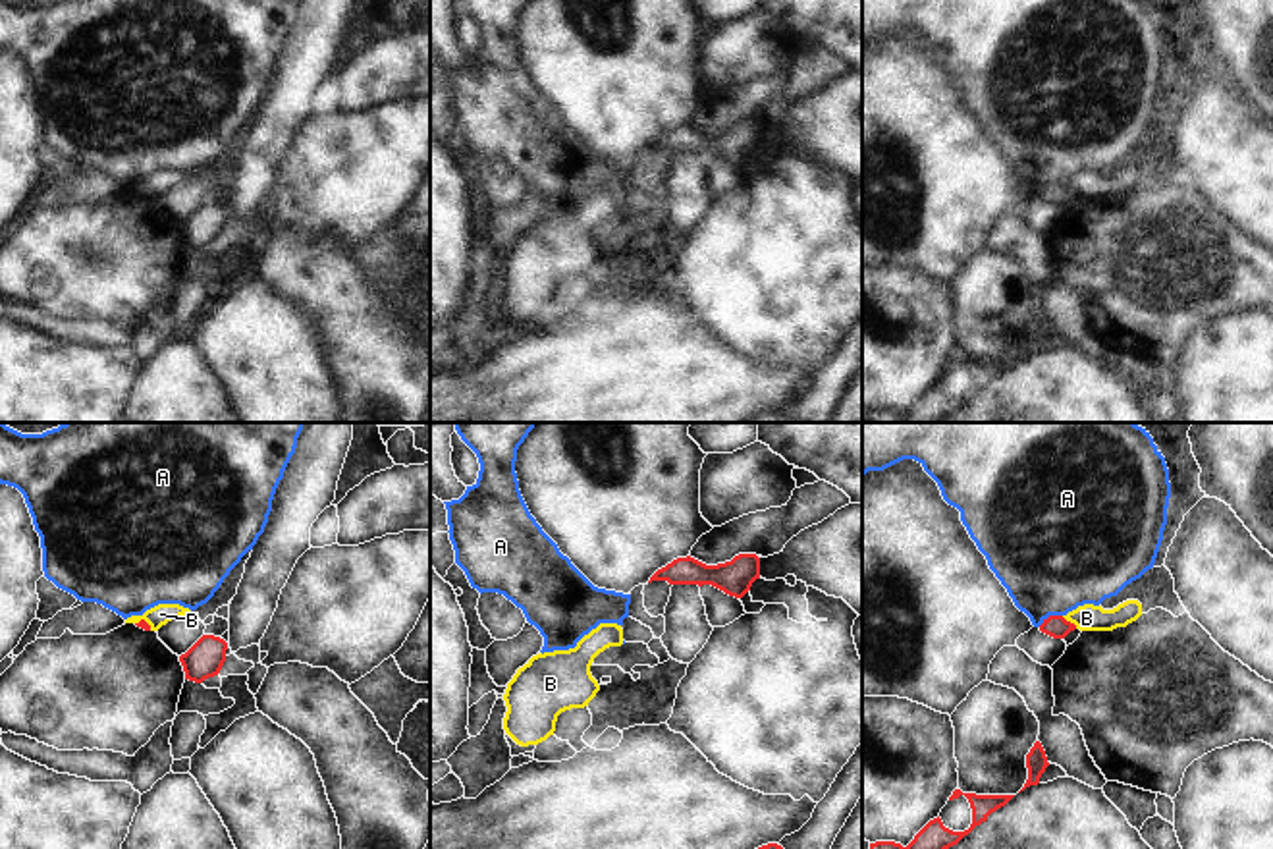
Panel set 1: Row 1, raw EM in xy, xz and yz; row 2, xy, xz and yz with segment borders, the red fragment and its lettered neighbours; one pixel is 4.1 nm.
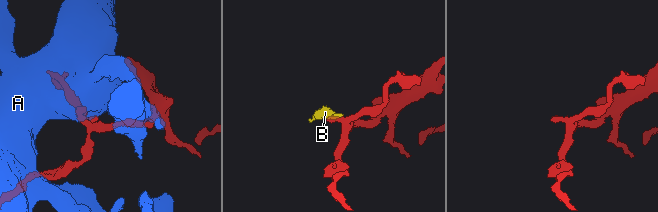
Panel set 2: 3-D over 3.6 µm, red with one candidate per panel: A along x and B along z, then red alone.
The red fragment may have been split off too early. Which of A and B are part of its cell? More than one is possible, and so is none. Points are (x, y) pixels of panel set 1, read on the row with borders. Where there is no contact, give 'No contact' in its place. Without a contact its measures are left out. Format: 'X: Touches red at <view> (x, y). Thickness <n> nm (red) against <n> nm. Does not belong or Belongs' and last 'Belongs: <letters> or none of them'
A: Touches red at yz (1050, 616). Thickness 100 nm (red) against 480 nm. Does not belong
B: Touches red at yz (1069, 622). Thickness 100 nm (red) against 110 nm. Does not belong
Belongs: none of them.

